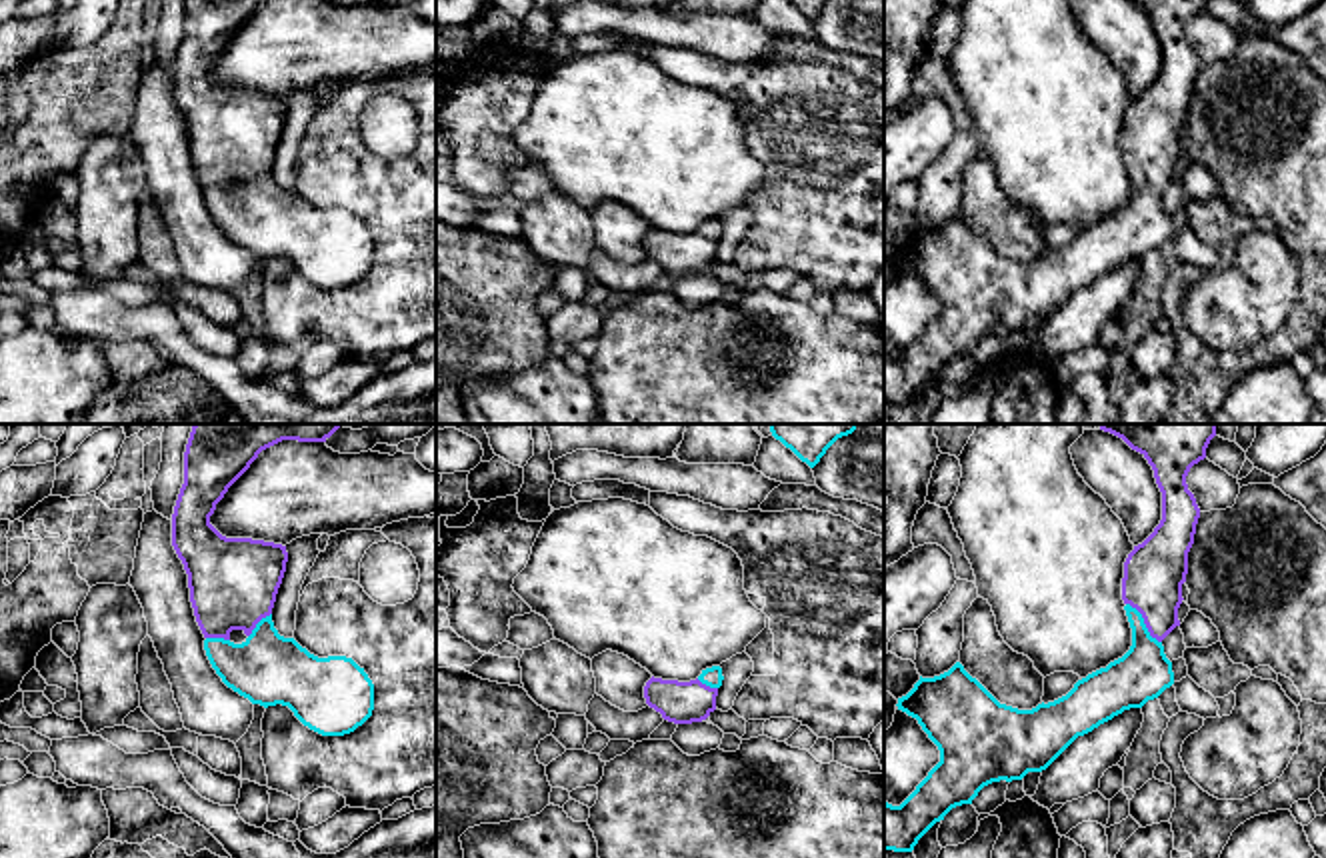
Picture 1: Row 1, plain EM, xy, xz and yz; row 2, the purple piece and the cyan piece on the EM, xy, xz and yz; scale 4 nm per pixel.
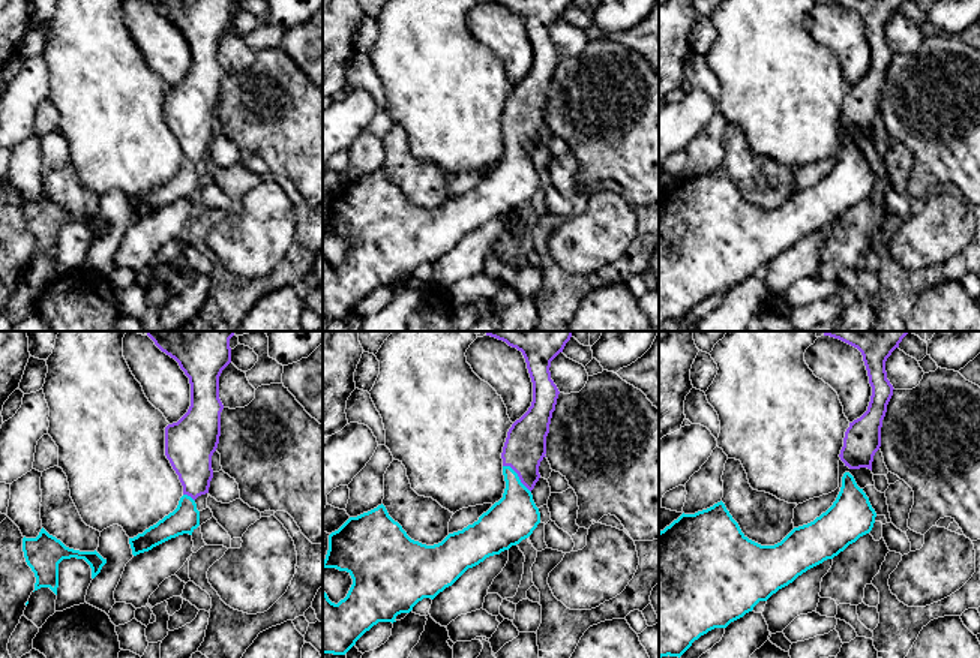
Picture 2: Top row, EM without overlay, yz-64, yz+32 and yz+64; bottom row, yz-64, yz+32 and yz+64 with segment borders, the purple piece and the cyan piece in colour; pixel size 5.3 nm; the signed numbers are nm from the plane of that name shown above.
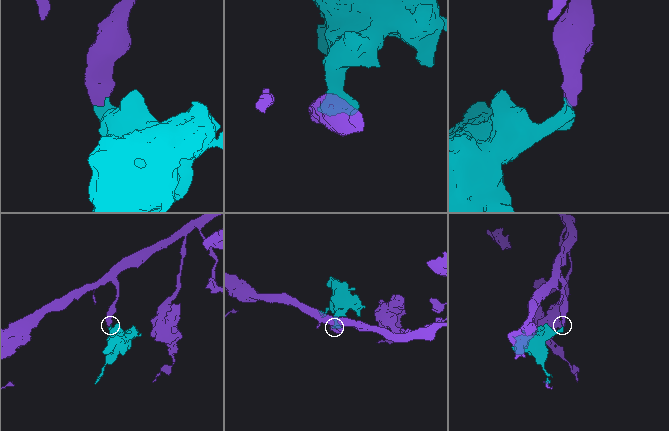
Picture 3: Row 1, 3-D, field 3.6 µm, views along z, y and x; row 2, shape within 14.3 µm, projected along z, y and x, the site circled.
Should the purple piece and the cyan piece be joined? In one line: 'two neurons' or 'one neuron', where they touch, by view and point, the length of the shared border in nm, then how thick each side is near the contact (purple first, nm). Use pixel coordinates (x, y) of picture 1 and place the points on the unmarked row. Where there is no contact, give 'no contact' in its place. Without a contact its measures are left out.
one neuron; contact yz (1144, 174); length 220 nm; calibres 240 and 220 nm

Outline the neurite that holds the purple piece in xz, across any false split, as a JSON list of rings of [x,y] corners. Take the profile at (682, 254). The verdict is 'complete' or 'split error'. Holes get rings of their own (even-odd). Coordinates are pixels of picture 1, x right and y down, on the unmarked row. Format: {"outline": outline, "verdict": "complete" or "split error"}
{"outline": [[[720,218],[702,222],[702,226],[690,234],[652,228],[644,238],[644,250],[646,256],[660,264],[668,274],[702,274],[716,262],[716,248],[722,232]]], "verdict": "split error"}

